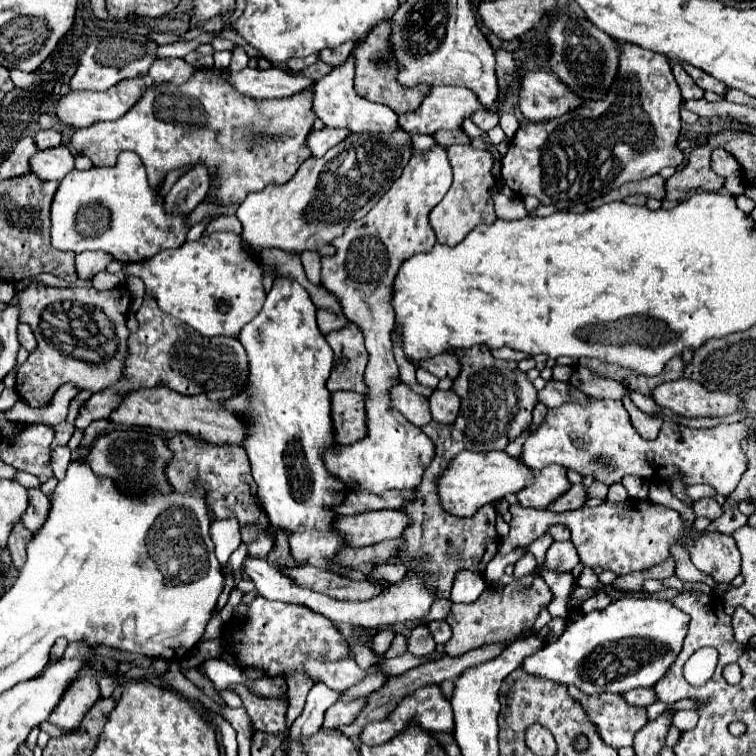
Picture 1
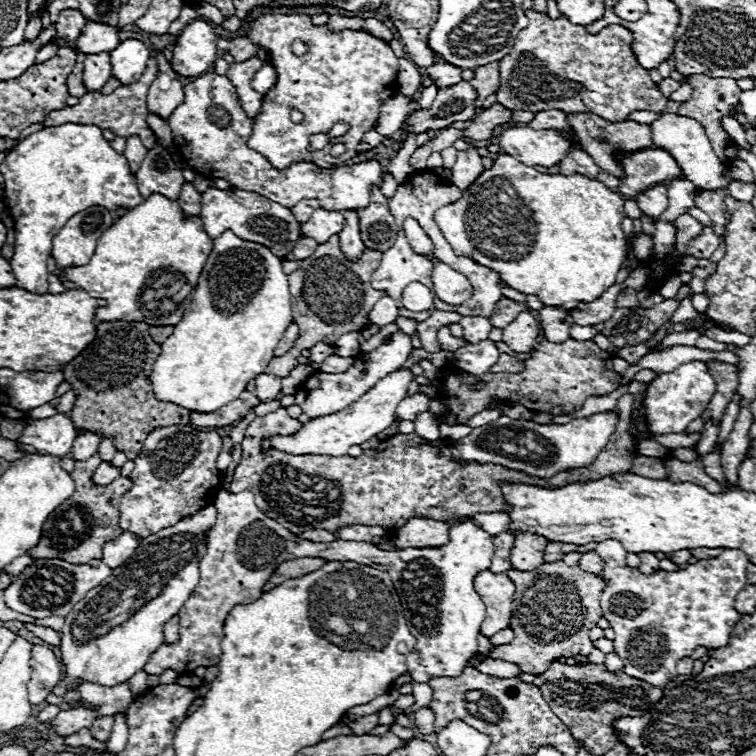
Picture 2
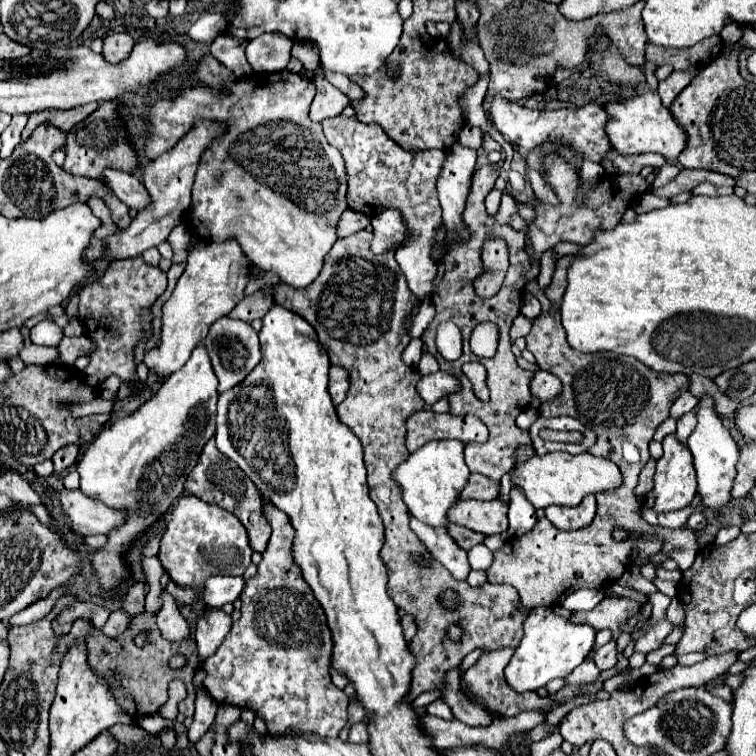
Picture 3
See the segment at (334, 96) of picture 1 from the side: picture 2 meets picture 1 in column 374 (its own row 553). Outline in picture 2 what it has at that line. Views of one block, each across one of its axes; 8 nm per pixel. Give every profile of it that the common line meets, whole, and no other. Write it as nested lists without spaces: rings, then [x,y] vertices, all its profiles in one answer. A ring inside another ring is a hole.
[[[122,532],[118,538],[112,538],[110,542],[104,544],[102,560],[110,568],[118,568],[118,566],[122,566],[132,556],[132,552],[138,548],[138,544],[140,544],[140,538],[136,534]]]

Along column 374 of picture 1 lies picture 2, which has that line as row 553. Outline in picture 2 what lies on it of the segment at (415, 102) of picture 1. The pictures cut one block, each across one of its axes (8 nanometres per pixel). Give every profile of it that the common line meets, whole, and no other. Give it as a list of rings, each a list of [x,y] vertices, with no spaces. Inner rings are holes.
[[[90,456],[84,462],[76,462],[76,468],[72,472],[74,480],[74,494],[62,504],[62,508],[56,508],[52,516],[44,522],[44,532],[40,538],[40,544],[32,548],[28,556],[32,558],[62,558],[72,564],[86,564],[88,560],[102,558],[102,546],[104,542],[120,536],[122,528],[118,526],[118,506],[120,498],[128,488],[132,488],[130,478],[116,478],[108,486],[98,486],[92,482],[92,472],[100,464],[100,456]]]

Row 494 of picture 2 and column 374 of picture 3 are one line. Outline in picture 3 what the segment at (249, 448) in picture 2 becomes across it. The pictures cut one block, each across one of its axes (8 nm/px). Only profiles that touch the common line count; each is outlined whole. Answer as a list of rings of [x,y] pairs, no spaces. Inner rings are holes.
[[[366,230],[338,240],[324,258],[320,276],[308,288],[292,288],[280,282],[274,288],[274,302],[298,312],[308,324],[312,324],[318,332],[320,344],[330,356],[330,362],[350,372],[348,396],[336,406],[336,412],[364,446],[370,496],[376,502],[386,528],[382,558],[390,570],[388,592],[394,604],[412,614],[418,622],[418,632],[410,642],[418,660],[412,670],[410,688],[410,700],[414,700],[422,692],[442,690],[446,672],[456,668],[464,656],[476,648],[518,648],[528,608],[520,604],[518,592],[508,584],[482,584],[472,588],[468,582],[454,580],[408,526],[408,508],[404,508],[400,488],[392,482],[390,474],[396,464],[402,464],[410,454],[404,448],[406,418],[424,408],[424,400],[416,392],[422,374],[402,362],[402,352],[410,342],[406,328],[416,316],[420,300],[412,296],[406,278],[396,264],[394,252],[376,256],[370,250],[370,240],[372,232]],[[454,620],[464,628],[464,636],[458,644],[444,636],[448,624]]]

